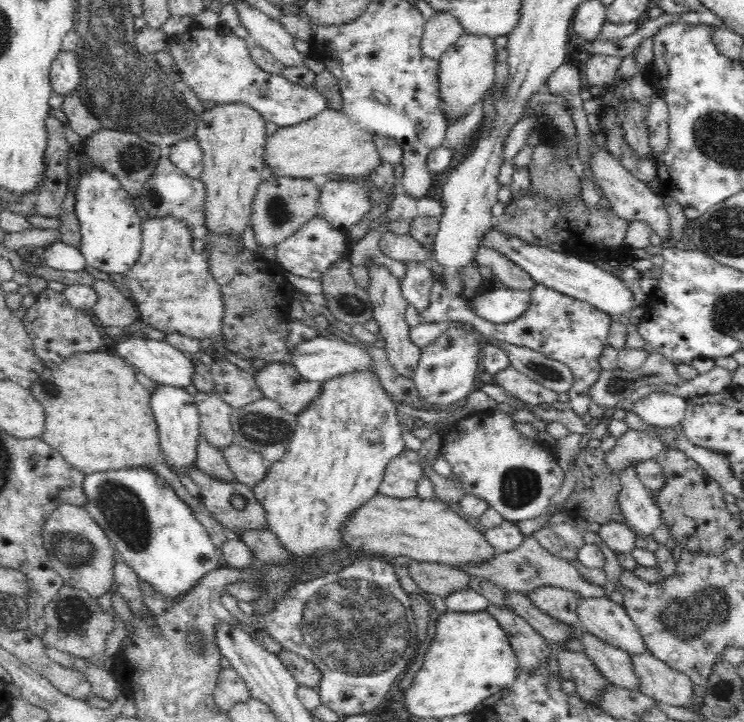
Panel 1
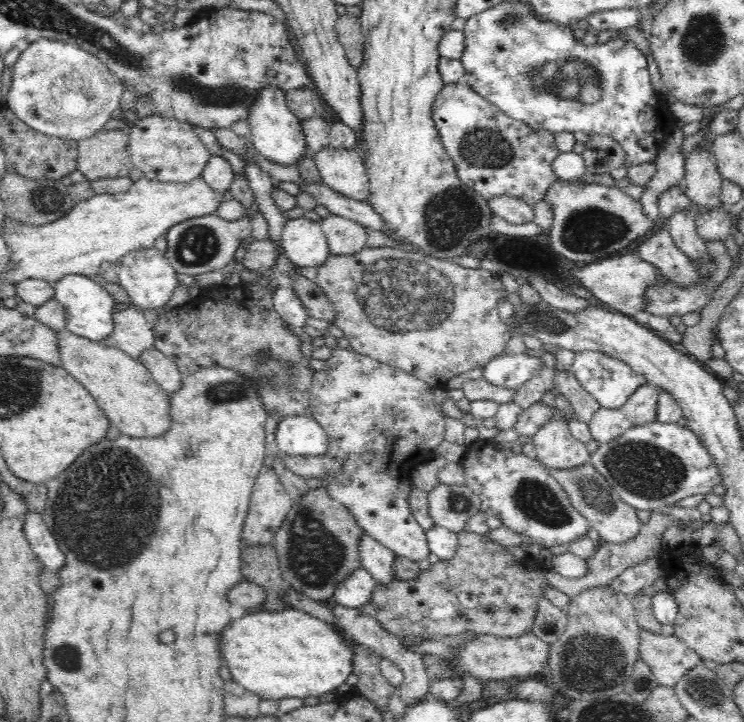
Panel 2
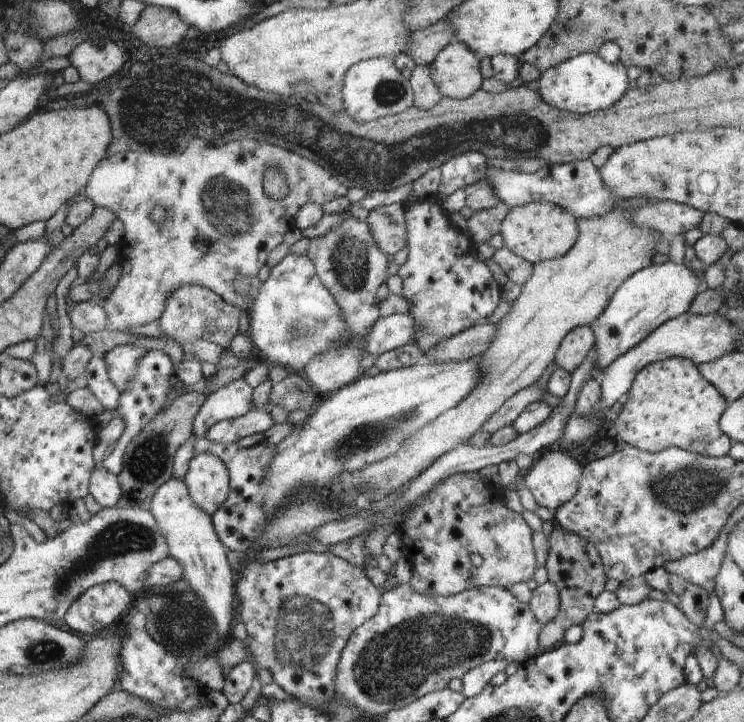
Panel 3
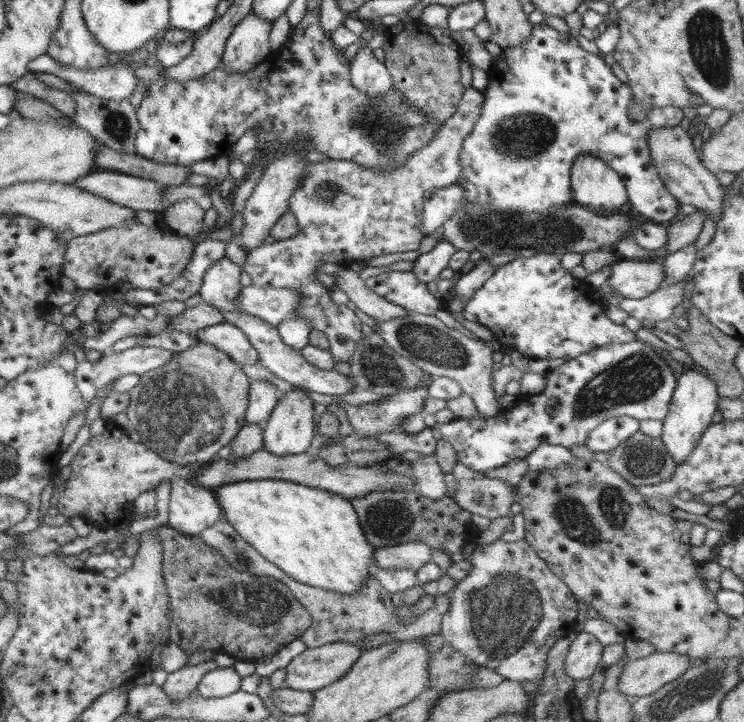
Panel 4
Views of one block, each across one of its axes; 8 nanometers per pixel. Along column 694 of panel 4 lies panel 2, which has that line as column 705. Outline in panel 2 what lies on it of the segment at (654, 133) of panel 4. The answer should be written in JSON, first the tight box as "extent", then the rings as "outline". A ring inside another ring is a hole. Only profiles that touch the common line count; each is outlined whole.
{"extent":[686,146,724,208],"outline":[[[696,146],[694,154],[686,160],[686,196],[698,208],[718,208],[722,204],[722,182],[724,178],[716,166],[712,150],[702,152]]]}

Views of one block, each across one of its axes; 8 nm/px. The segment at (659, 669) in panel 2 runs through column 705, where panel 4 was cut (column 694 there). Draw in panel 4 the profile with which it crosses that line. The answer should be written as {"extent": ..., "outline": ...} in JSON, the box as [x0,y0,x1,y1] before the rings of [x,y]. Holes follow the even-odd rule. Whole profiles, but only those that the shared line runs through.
{"extent":[619,652,695,696],"outline":[[[655,652],[645,658],[637,658],[625,664],[619,676],[619,692],[625,696],[653,696],[659,688],[669,682],[675,682],[683,676],[695,660],[687,654],[673,654],[673,652]]]}

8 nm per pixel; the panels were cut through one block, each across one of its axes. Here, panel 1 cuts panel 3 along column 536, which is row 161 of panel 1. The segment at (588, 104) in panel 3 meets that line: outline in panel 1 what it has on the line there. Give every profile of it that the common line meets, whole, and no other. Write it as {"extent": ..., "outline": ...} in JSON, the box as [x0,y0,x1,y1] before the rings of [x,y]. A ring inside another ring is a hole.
{"extent":[76,154,142,276],"outline":[[[82,154],[82,172],[76,186],[76,216],[82,234],[82,256],[90,268],[116,276],[126,274],[138,262],[142,252],[142,220],[134,208],[134,198],[126,196],[120,180],[106,170],[96,168]]]}

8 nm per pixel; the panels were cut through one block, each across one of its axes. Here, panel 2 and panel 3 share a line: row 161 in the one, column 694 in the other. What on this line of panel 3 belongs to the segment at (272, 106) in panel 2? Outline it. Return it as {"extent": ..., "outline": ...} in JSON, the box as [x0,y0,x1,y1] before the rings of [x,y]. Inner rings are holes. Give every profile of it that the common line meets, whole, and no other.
{"extent":[589,262,703,374],"outline":[[[665,262],[661,266],[647,266],[633,276],[629,276],[619,290],[611,296],[609,304],[605,306],[603,314],[589,326],[595,336],[595,348],[597,348],[597,374],[605,370],[617,356],[623,356],[627,350],[637,346],[641,340],[645,340],[653,330],[657,330],[661,324],[687,314],[691,302],[703,290],[703,282],[697,274],[693,274],[683,262]]]}

